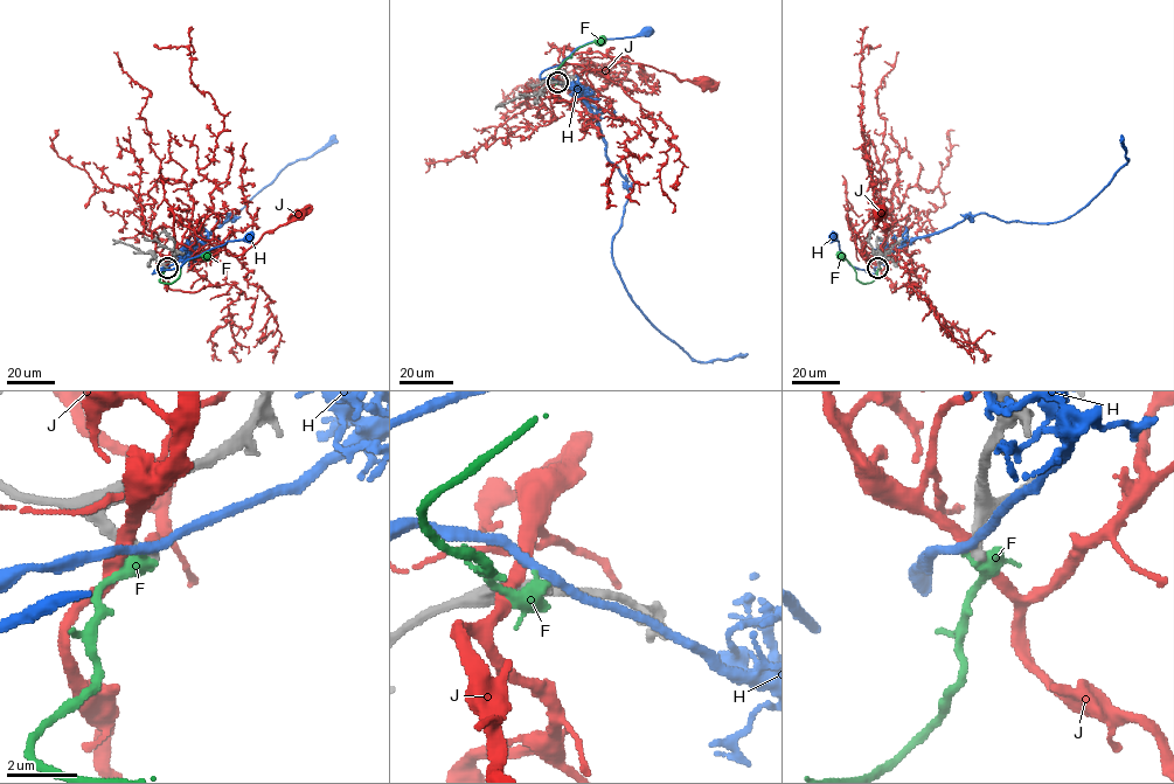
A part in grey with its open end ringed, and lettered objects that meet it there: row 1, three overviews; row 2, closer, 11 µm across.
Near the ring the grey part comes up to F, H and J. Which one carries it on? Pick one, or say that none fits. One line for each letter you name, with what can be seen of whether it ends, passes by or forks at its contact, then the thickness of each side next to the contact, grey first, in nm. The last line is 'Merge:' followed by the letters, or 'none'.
Merge: none

